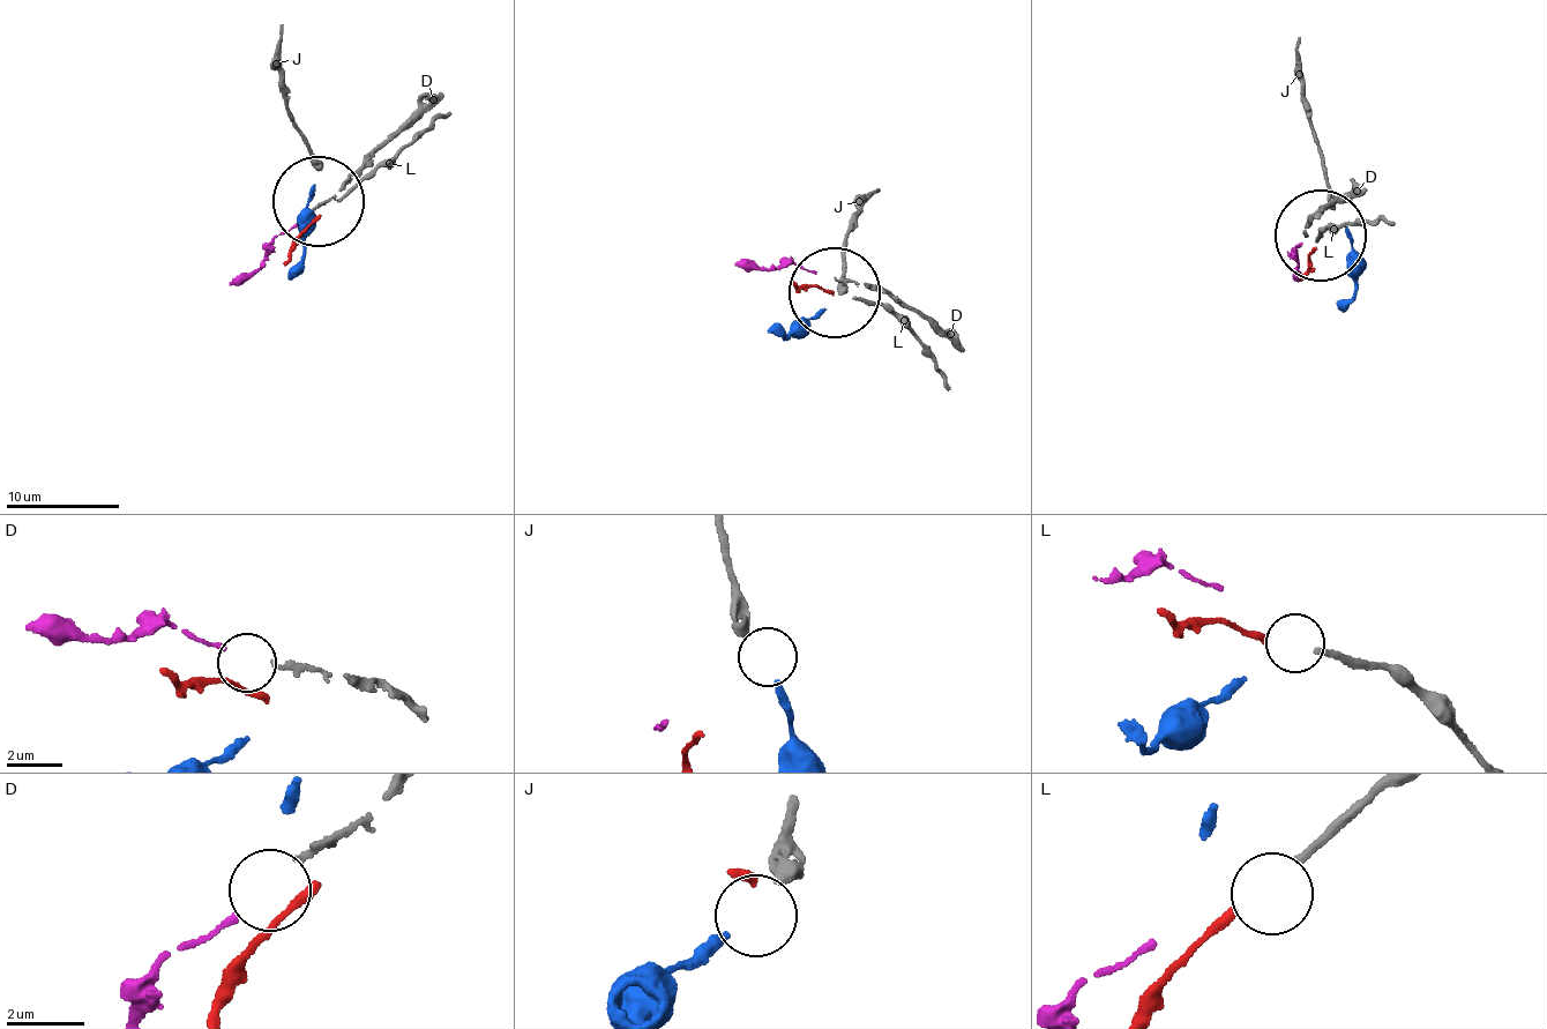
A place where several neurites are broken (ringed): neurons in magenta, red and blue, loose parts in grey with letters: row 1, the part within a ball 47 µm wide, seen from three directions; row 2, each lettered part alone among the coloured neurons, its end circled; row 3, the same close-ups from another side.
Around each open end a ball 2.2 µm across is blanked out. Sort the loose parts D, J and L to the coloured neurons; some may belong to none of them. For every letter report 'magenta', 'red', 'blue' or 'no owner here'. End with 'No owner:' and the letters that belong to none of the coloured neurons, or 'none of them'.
D: magenta
J: blue
L: red
No owner: none of them

